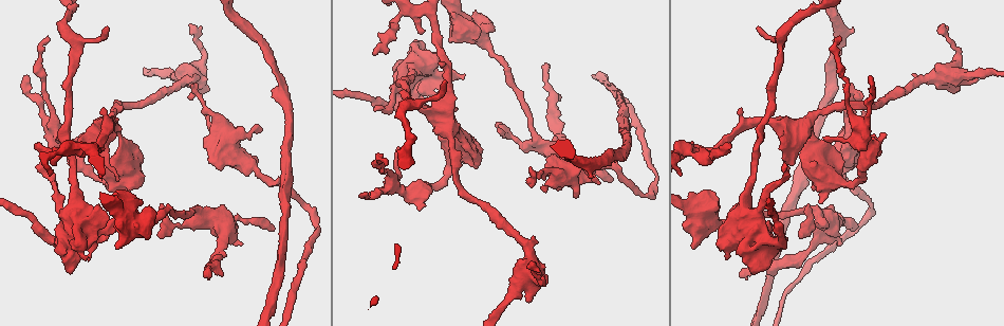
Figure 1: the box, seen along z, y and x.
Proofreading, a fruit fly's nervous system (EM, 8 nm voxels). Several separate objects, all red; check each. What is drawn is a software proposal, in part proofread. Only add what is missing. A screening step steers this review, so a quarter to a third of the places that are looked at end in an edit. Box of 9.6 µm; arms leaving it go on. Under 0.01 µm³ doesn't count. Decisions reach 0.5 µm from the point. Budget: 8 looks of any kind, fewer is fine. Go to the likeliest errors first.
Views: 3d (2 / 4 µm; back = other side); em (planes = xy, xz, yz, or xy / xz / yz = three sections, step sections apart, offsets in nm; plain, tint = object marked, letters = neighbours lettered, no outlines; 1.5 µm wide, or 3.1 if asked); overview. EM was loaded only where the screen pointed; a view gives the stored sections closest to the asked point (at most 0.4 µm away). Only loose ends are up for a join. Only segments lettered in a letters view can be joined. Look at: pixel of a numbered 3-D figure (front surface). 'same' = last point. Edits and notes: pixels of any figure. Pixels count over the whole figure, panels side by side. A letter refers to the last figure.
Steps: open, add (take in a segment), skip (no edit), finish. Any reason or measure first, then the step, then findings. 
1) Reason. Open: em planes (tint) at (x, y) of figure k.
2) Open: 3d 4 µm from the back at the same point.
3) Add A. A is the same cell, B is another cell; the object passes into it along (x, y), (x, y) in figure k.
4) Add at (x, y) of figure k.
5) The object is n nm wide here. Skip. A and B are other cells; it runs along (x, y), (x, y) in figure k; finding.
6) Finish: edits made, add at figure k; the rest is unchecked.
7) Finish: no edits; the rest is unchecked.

Free end. Open: em xz step 4 (plain) at (273, 226) of figure 1.

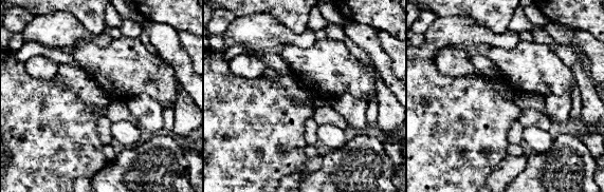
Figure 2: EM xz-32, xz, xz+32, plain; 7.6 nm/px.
See the neighbours. Open: em xz step 4 (letters) at the same point.

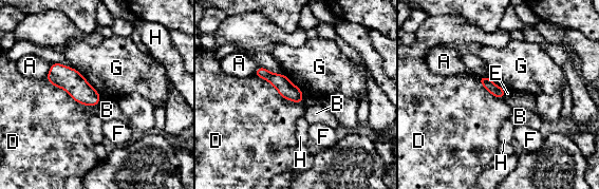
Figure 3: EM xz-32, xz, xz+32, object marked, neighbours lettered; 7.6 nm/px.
Skip. A, B, D, E, F, G and H are other cells; it runs along (260, 69), (300, 100) in figure 3; no lettered segment goes on from it.

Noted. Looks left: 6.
Free end. Open: 3d 4 µm from the back at (206, 145) of figure 1.

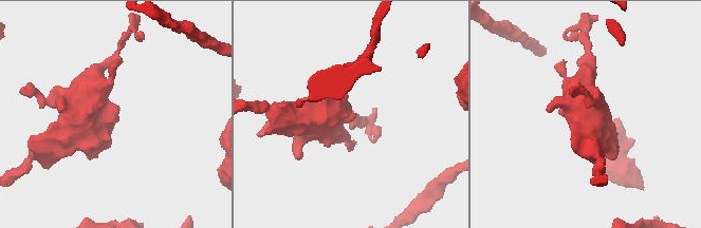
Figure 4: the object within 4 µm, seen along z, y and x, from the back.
Now the EM. Open: em 3.1 µm planes (letters) at (352, 114) of figure 4.

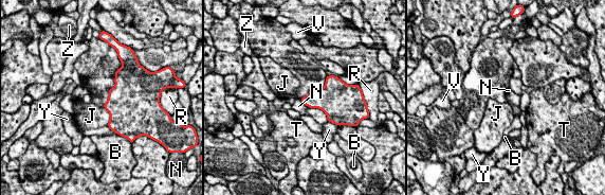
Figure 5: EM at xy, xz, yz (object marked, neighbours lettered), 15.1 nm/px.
Skip. B, J, N, R, T, V, Y and Z are other cells; a border runs along (299, 99), (307, 107) in figure 5; no lettered segment goes on from it.

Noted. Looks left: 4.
Open: em planes (letters) at (823, 137) of figure 1.

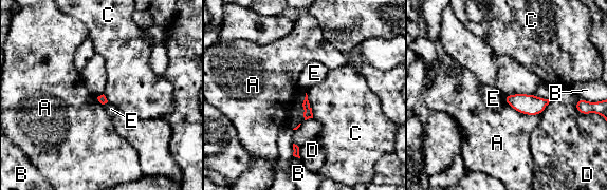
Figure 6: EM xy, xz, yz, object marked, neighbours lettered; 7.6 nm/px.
Skip. A, B, C, D and E are other cells; a border runs along (306, 93), (313, 117) in figure 6; none of them fits.

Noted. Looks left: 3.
Finish: no edits; the rest is unchecked.

